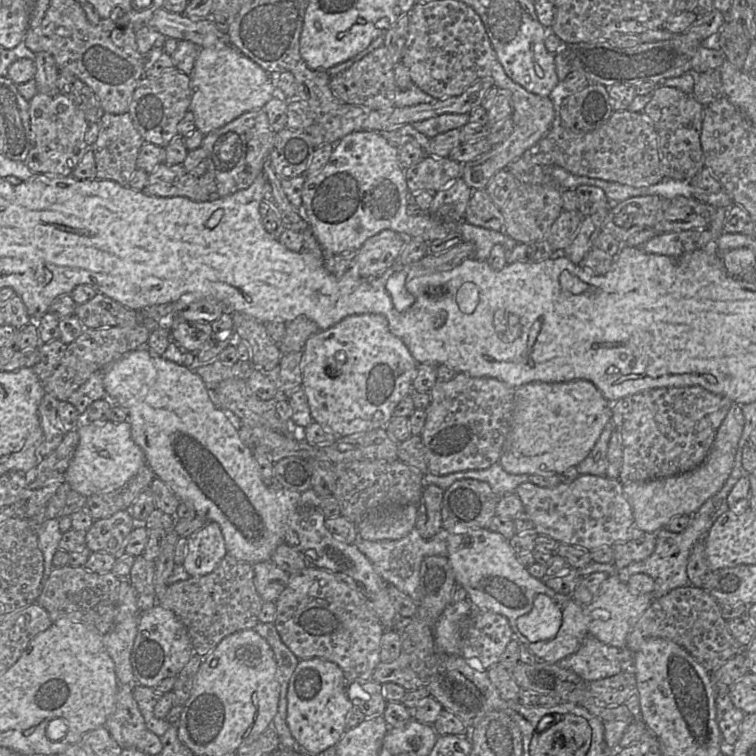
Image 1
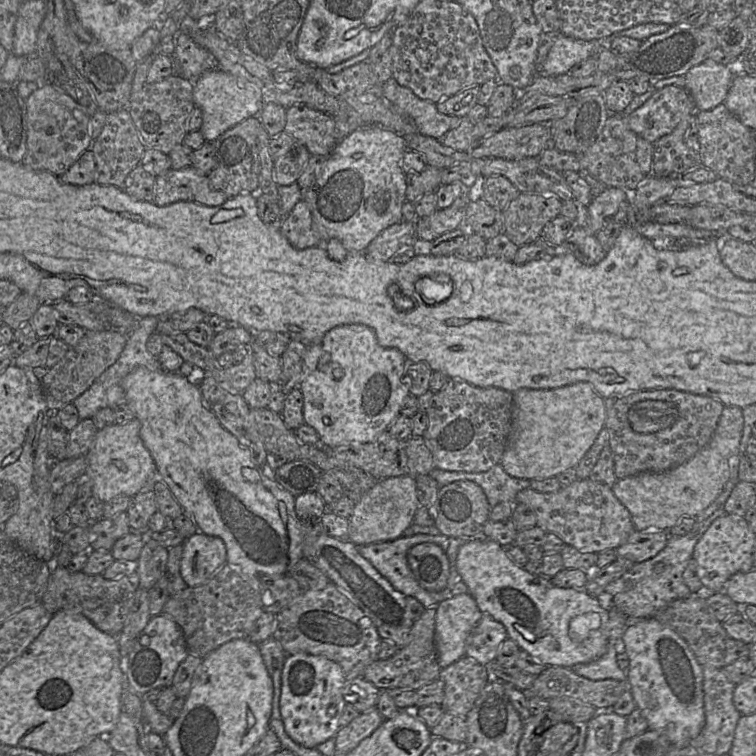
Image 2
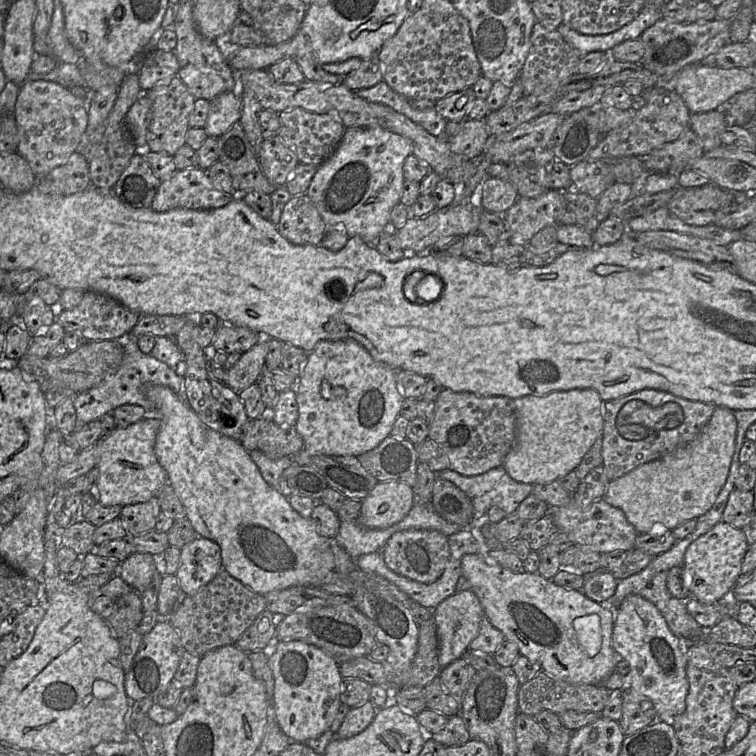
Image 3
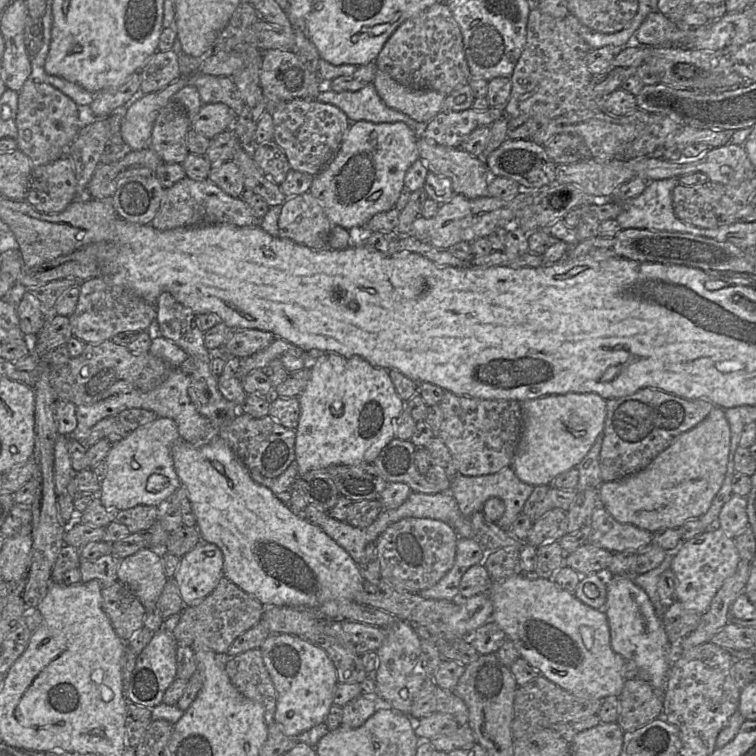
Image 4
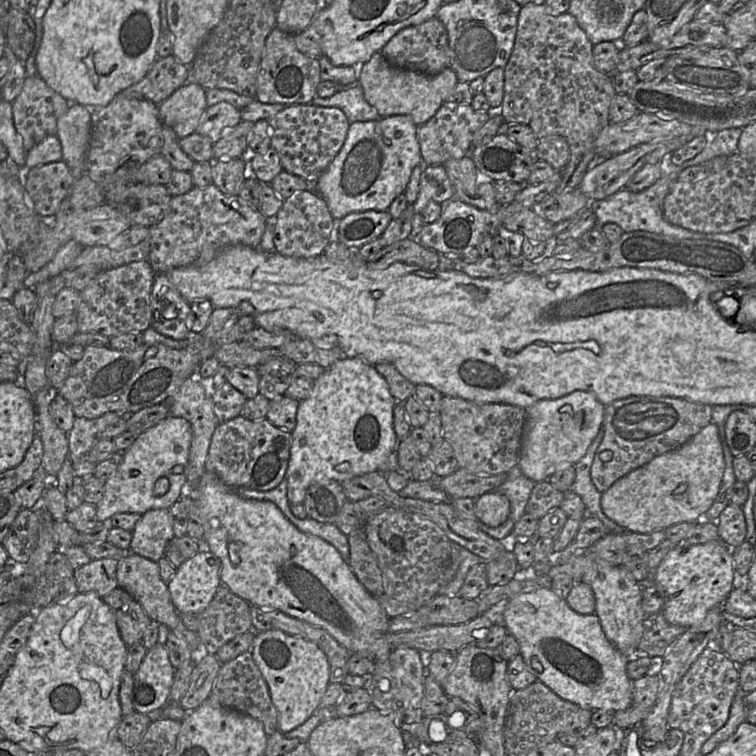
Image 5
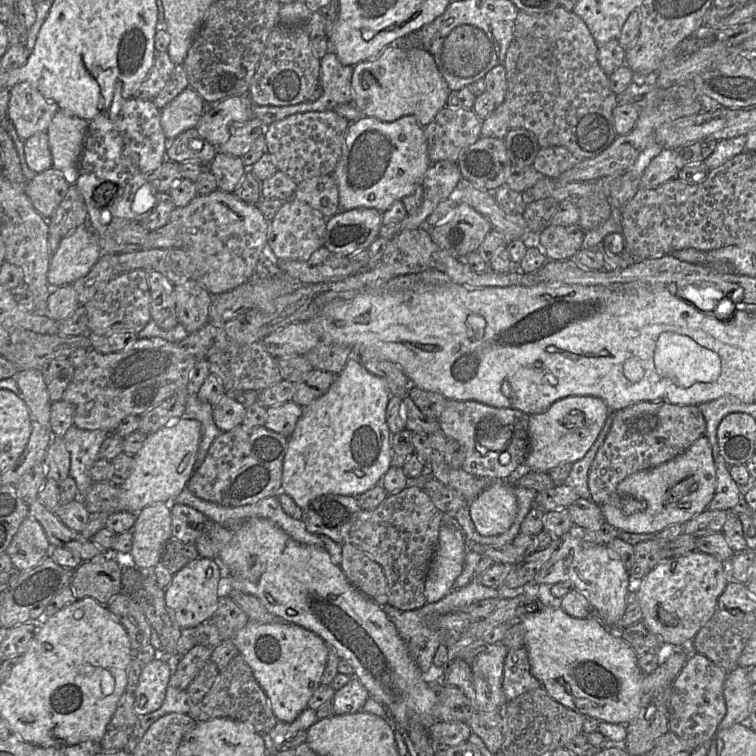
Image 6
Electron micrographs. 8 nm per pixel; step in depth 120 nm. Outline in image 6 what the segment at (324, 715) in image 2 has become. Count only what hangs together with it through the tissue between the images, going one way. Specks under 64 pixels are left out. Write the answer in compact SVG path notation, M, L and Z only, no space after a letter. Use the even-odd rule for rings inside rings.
M249 621L232 640L265 691L278 721L295 721L321 685L328 659L325 641L314 632L286 621L270 624Z

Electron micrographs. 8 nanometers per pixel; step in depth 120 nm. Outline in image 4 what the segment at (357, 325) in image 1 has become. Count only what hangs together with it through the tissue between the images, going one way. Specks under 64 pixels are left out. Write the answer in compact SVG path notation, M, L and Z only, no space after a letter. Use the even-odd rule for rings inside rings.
M335 352L306 353L310 377L299 396L300 415L295 429L295 462L299 476L331 465L372 463L381 450L395 438L396 420L405 402L397 394L388 370L372 366L358 355L344 357Z

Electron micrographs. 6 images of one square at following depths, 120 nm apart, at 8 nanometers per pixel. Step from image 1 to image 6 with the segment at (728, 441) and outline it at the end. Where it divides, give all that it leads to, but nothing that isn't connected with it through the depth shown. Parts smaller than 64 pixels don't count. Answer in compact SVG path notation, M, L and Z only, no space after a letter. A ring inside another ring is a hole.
M705 435L699 437L686 451L656 467L628 476L617 486L621 497L633 497L644 505L644 510L625 515L621 509L606 504L601 506L605 521L618 531L627 533L658 533L674 524L685 524L704 512L716 490L717 479L712 448Z

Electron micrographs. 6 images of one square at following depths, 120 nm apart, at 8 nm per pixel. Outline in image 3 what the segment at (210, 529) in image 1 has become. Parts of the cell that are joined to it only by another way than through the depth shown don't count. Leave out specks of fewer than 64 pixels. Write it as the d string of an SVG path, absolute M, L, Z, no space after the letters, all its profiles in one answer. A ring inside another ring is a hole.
M197 536L181 549L176 572L183 596L190 596L211 582L222 569L221 548L213 540Z

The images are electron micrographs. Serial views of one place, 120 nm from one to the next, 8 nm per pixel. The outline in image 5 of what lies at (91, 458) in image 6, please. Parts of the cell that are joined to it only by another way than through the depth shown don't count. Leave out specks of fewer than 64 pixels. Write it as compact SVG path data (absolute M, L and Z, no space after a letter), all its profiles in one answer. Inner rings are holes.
M107 412L94 419L75 417L73 427L67 433L68 457L72 463L89 453L100 439L100 433L108 426L115 424L120 418L121 416L115 412Z

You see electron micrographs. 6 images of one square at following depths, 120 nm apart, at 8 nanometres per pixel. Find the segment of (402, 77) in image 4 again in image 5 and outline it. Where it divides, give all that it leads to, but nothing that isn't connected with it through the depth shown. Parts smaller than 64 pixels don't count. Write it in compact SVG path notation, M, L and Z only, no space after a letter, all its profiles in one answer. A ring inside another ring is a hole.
M435 16L427 21L401 29L381 50L393 66L435 75L450 67L448 34L443 23Z

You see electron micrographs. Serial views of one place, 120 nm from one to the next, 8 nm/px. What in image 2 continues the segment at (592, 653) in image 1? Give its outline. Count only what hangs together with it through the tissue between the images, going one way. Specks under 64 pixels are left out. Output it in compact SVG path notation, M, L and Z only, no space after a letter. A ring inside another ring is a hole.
M609 642L607 651L599 659L589 663L576 664L570 669L575 674L590 680L627 681L626 673L619 668L616 656L614 642Z

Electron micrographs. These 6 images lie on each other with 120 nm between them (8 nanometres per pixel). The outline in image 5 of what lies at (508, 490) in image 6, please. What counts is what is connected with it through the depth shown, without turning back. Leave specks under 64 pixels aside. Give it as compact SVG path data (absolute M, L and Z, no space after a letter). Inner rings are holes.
M490 491L475 499L474 510L480 522L495 528L508 519L510 502L505 495Z

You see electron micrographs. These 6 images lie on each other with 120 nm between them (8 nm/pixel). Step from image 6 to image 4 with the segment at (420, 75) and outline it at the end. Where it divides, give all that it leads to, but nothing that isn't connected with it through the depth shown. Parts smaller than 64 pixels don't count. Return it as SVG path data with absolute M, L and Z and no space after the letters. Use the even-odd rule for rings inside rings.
M379 69L376 70L372 83L388 107L403 112L420 123L433 119L441 111L447 96L435 90L409 88Z

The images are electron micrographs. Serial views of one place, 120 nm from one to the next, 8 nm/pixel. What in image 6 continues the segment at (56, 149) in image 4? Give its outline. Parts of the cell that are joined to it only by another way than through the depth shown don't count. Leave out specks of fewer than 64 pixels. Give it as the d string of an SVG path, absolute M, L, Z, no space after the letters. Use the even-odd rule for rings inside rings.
M27 82L18 83L9 90L8 119L23 142L36 133L47 132L58 111L55 102L47 100Z

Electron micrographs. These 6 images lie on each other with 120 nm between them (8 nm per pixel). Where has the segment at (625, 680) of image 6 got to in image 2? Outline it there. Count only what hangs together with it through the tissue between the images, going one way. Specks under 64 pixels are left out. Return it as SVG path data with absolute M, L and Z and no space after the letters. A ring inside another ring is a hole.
M467 539L458 550L456 569L459 579L467 585L468 592L475 599L480 611L502 623L508 638L546 666L571 668L576 664L597 660L607 651L610 607L606 603L600 603L583 590L559 588L546 576L532 575L518 567L508 556L506 547L497 542L490 539Z

